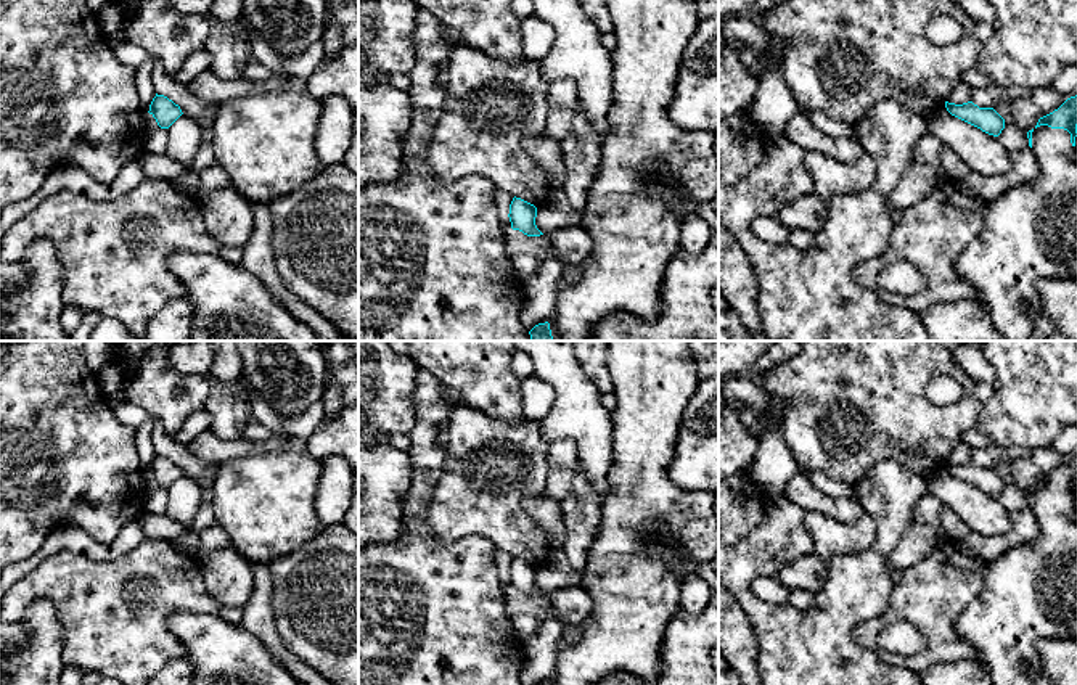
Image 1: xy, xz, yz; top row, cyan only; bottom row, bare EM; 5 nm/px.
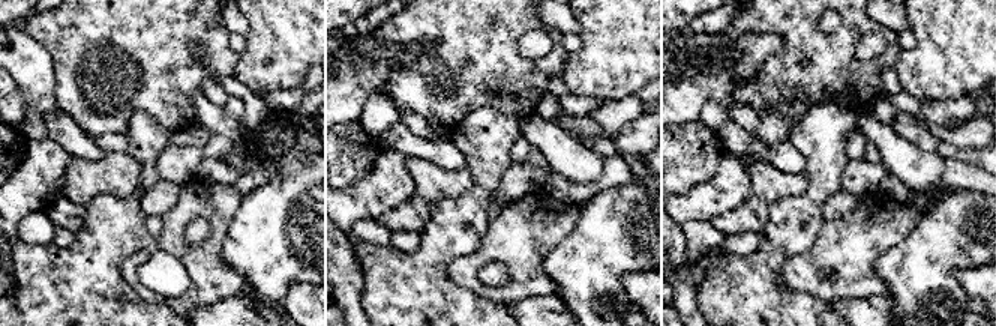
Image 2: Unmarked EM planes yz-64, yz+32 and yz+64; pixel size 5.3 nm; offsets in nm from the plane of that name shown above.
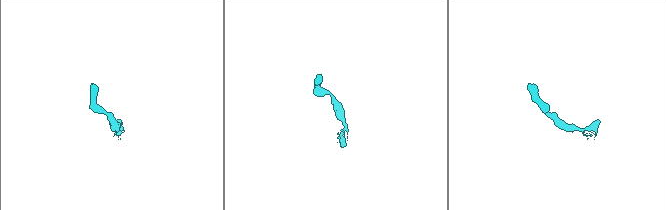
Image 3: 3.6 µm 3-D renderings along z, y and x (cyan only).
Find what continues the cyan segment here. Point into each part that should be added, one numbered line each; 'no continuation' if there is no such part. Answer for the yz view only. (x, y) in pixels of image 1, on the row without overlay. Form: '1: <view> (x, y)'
1: yz (1029, 592)

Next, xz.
no continuation

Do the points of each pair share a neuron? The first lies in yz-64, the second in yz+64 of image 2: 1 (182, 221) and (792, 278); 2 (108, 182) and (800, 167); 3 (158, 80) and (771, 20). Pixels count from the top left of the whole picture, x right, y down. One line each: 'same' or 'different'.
1: same
2: different
3: same

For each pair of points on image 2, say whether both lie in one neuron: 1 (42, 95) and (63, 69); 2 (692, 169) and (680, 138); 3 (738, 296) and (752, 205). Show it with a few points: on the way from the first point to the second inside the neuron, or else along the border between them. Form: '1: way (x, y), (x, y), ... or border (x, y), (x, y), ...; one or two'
1: border (41, 45), (51, 59), (56, 104), (60, 110); two
2: way (684, 161), (680, 156), (680, 146); one
3: border (768, 203), (768, 221), (761, 232); two

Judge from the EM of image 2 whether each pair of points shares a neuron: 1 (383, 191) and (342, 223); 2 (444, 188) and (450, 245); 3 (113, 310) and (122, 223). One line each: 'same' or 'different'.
1: same
2: different
3: same

